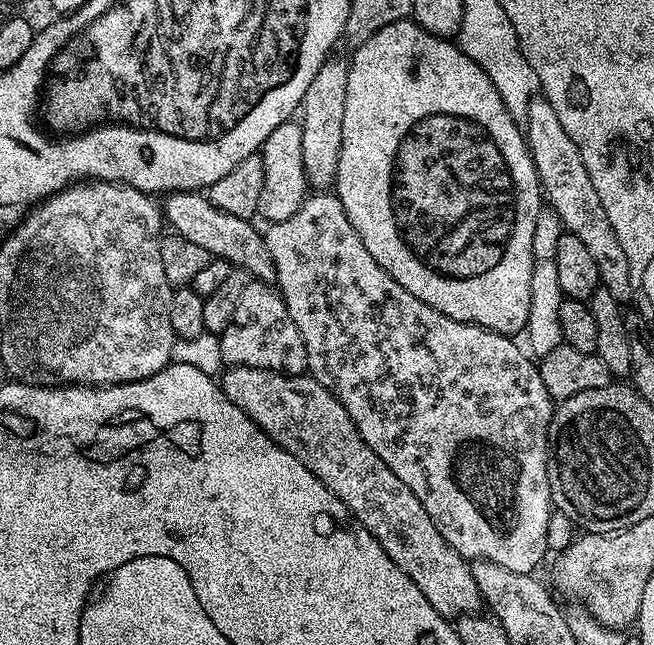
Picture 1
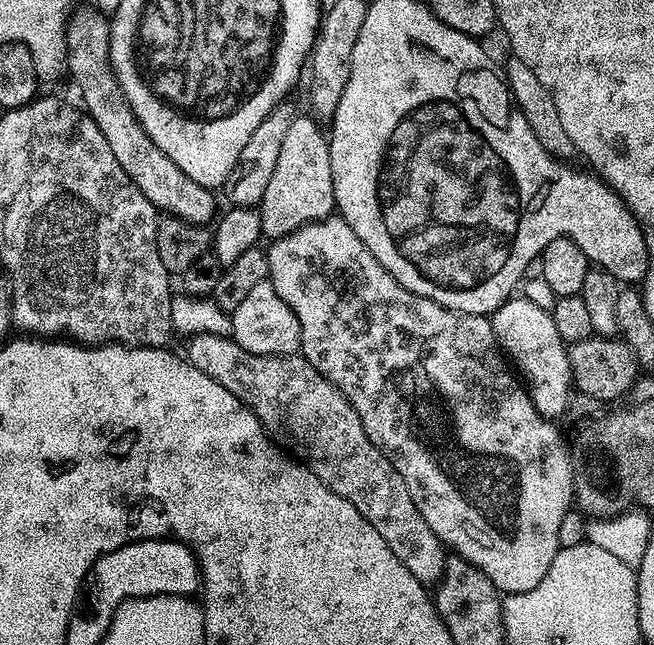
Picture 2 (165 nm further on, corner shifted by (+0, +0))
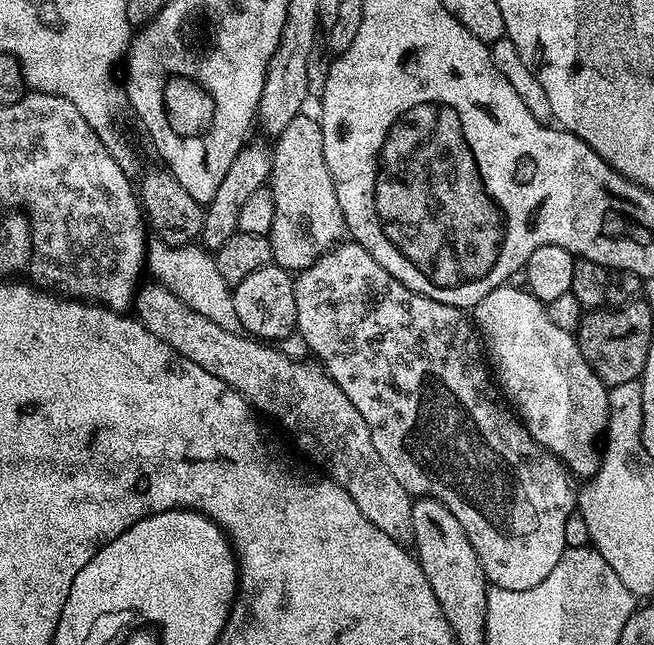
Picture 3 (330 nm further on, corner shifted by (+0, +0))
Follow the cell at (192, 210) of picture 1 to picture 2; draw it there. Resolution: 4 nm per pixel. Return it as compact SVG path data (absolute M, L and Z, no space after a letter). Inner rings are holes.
M99 10L80 11L73 11L68 18L68 26L64 30L64 50L66 69L80 91L79 103L83 111L96 123L98 130L102 130L102 138L106 138L114 158L118 158L118 166L126 170L130 182L146 194L155 208L191 224L211 225L217 215L213 189L203 188L190 178L190 174L182 174L182 170L170 162L170 157L154 146L150 134L146 134L143 119L132 109L135 108L133 101L126 98L124 86L118 82L116 70L110 66L110 30L105 13Z

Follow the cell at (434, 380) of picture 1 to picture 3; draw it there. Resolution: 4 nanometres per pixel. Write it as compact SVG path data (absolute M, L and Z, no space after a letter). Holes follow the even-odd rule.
M355 242L337 243L328 249L324 255L315 260L311 266L299 273L293 281L295 294L295 309L298 310L296 319L298 334L303 338L305 347L314 352L313 356L321 367L331 377L332 381L341 388L354 402L358 414L366 418L366 426L370 430L370 438L374 441L374 450L386 462L390 474L402 482L402 486L413 498L431 498L442 502L458 522L462 522L462 530L466 530L466 538L470 538L470 546L478 554L482 562L484 577L489 585L502 590L530 590L538 586L538 582L546 582L550 578L550 570L558 566L562 554L566 551L566 518L577 511L578 488L574 483L574 477L560 459L548 449L543 448L523 426L523 423L515 411L506 403L489 365L486 363L486 352L482 347L481 337L474 327L473 321L466 317L465 309L455 308L442 302L434 302L434 298L426 298L414 290L410 290L402 282L398 282L385 268L378 266L374 258Z

